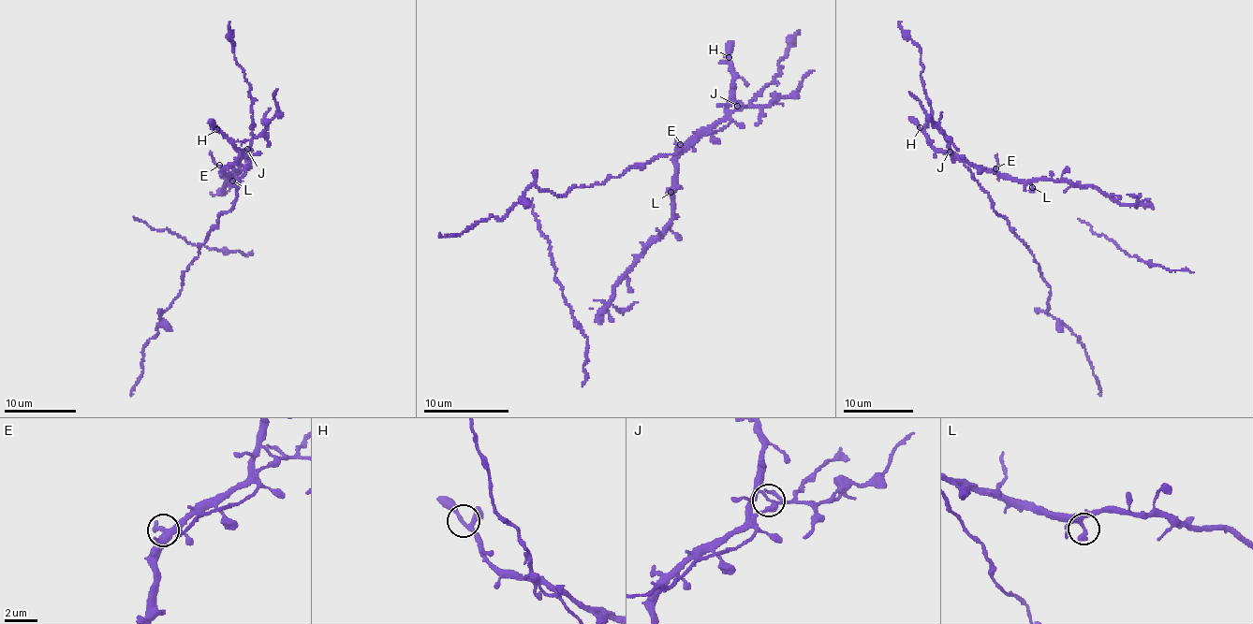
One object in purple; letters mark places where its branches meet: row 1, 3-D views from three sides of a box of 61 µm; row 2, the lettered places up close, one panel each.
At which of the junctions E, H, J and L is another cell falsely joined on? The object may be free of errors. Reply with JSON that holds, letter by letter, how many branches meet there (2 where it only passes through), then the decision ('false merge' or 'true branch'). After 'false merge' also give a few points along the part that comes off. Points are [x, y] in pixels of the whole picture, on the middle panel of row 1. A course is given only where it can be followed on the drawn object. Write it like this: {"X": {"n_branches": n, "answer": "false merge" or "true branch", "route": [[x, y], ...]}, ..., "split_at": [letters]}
{"E": {"n_branches": 3, "answer": "true branch"}, "H": {"n_branches": 3, "answer": "true branch"}, "J": {"n_branches": 4, "answer": "false merge", "route": [[736, 106], [729, 123], [690, 147], [561, 196], [534, 185], [497, 219], [438, 235]]}, "L": {"n_branches": 4, "answer": "true branch"}, "split_at": ["J"]}

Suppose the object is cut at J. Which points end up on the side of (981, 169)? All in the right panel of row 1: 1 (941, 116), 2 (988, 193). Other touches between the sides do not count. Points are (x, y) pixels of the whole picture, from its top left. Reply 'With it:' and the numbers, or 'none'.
With it: none

